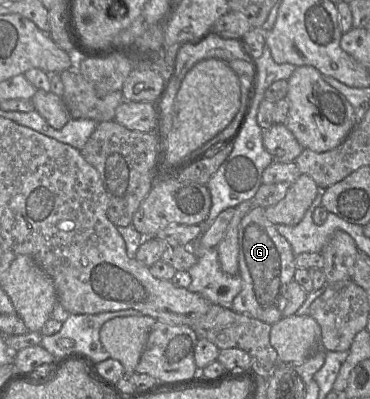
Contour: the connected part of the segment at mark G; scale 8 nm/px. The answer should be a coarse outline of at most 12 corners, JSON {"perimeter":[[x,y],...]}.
{"perimeter":[[253,207],[239,224],[231,309],[272,325],[297,268]]}

